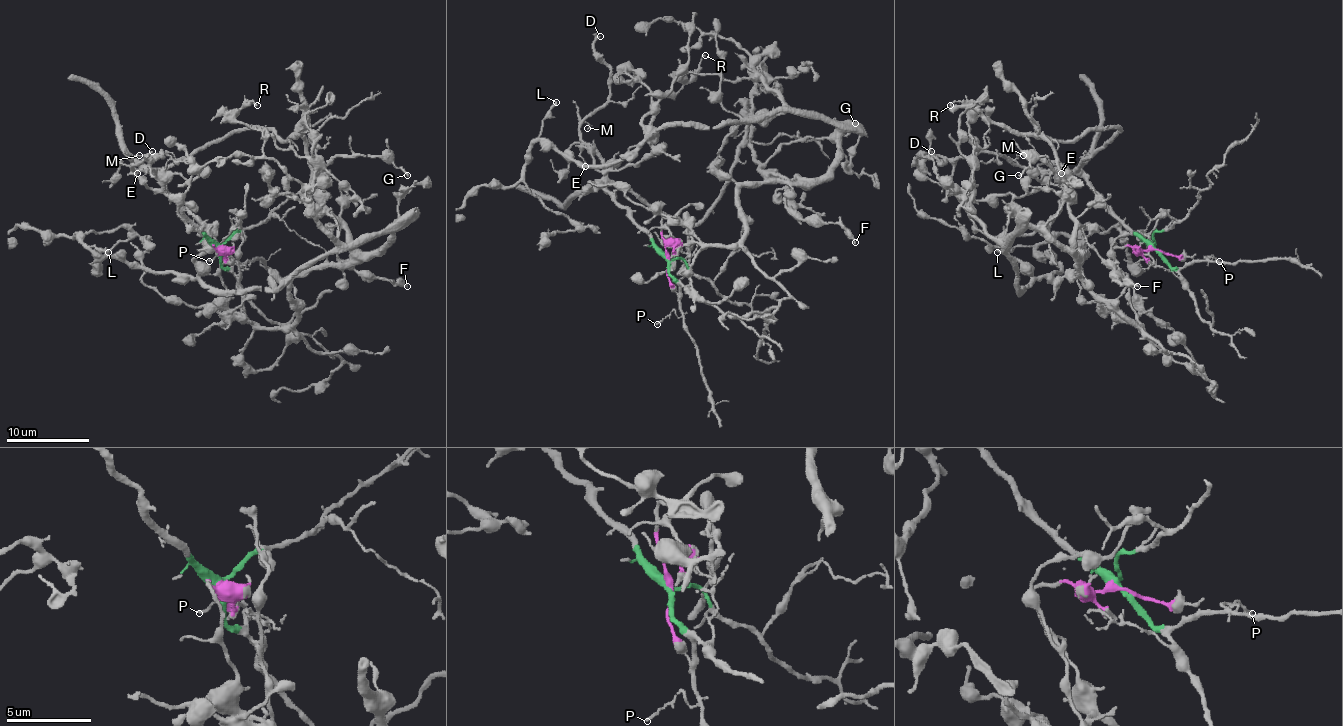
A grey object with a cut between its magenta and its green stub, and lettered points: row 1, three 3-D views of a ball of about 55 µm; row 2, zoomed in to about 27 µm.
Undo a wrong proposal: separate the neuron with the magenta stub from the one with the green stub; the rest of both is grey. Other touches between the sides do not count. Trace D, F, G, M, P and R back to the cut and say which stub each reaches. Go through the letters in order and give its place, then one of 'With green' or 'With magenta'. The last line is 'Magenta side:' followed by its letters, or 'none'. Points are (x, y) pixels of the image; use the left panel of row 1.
D: Place: (152, 151). With green
F: Place: (407, 286). With magenta
G: Place: (407, 175). With magenta
M: Place: (139, 155). With green
P: Place: (209, 261). With green
R: Place: (257, 105). With magenta
Magenta side: F, G, R

